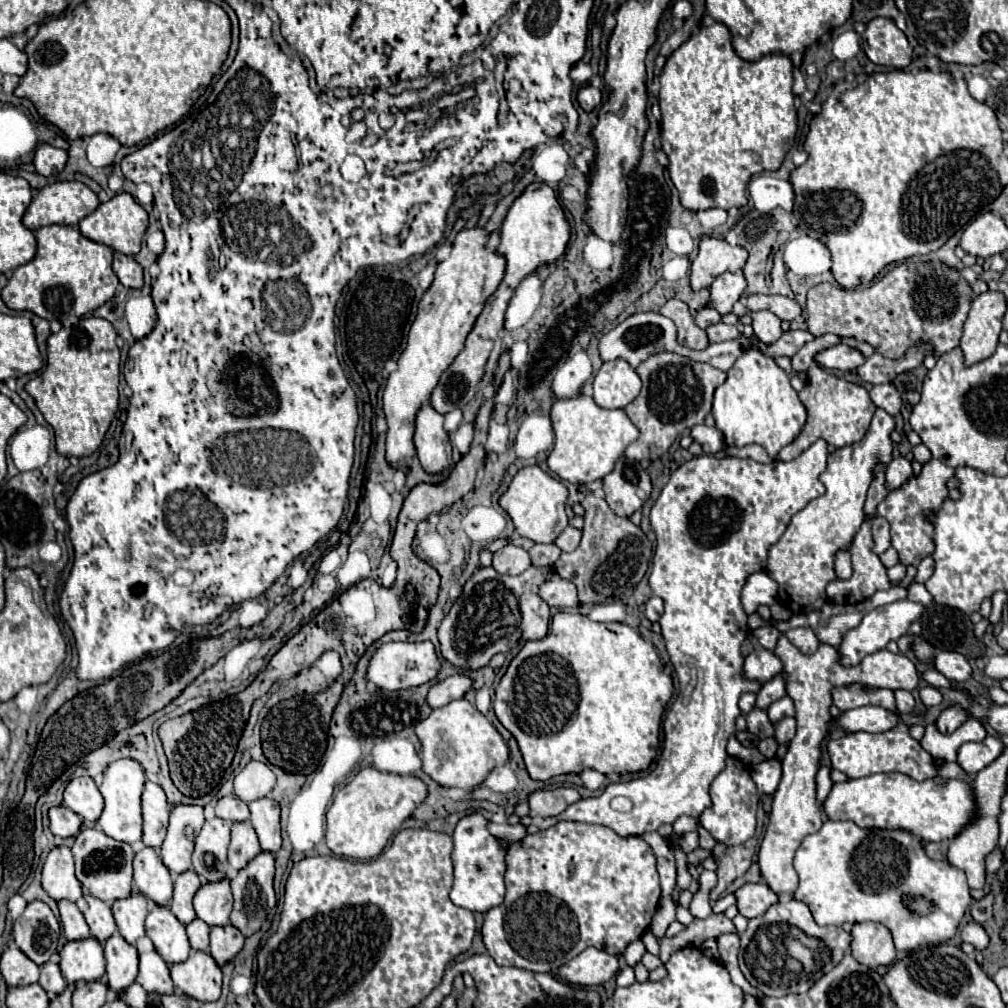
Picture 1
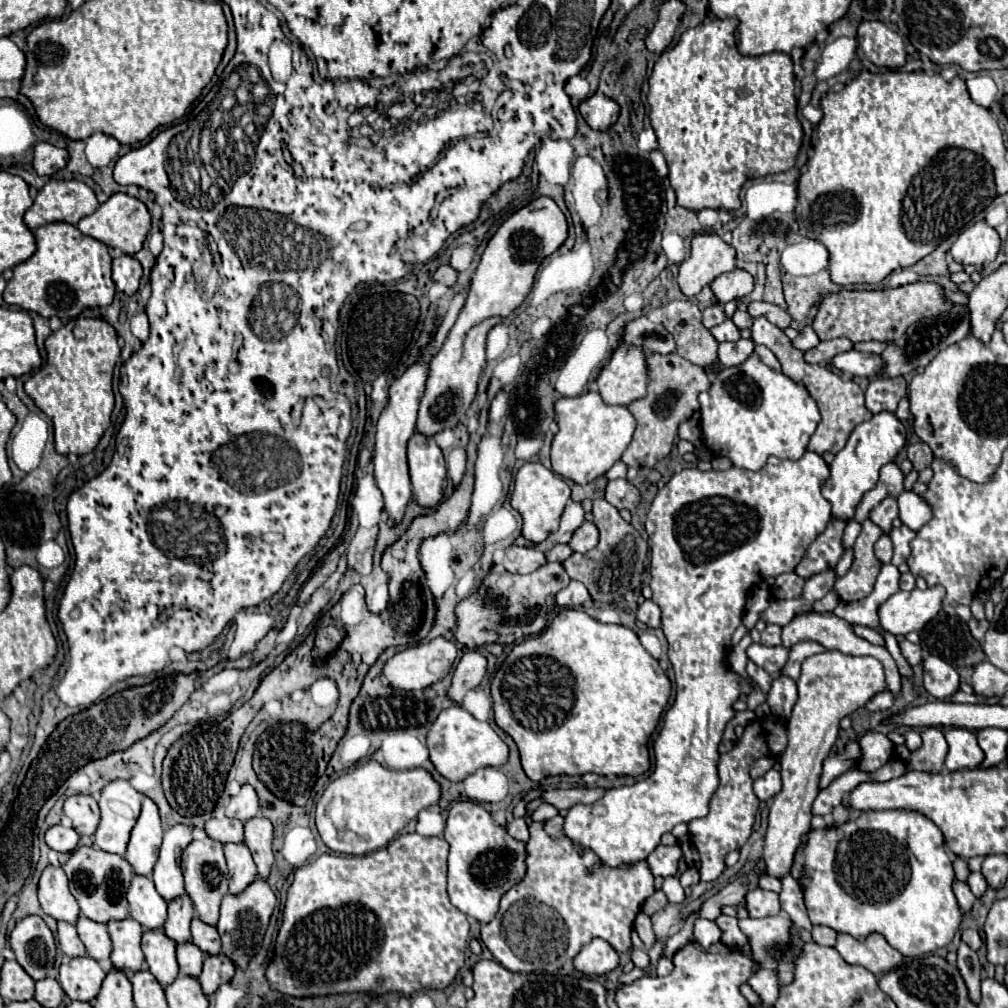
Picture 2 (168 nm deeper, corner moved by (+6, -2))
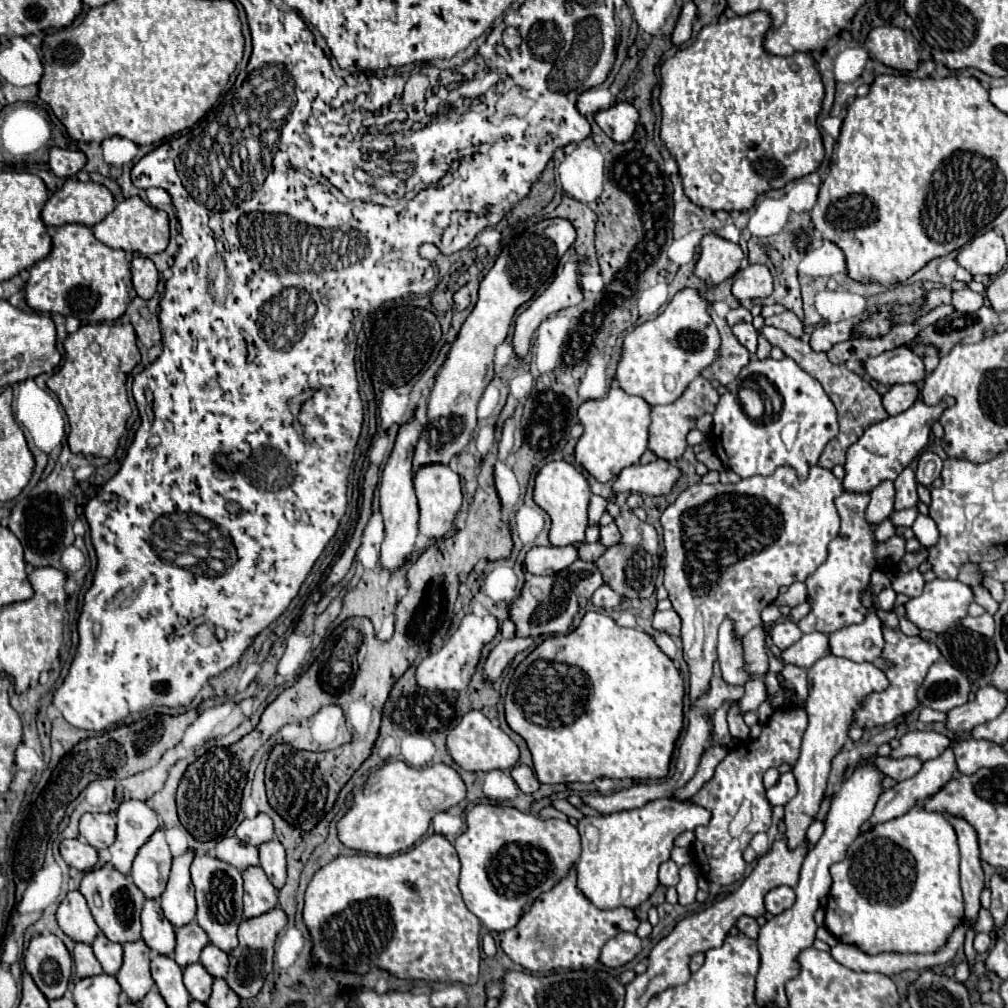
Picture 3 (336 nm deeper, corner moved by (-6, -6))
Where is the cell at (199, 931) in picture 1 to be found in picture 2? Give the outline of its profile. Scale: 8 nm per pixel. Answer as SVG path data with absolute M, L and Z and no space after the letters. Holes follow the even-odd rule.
M192 943L178 945L176 947L176 959L178 959L178 967L180 967L182 975L200 977L204 953L200 953L200 949L196 949L196 945L192 945Z

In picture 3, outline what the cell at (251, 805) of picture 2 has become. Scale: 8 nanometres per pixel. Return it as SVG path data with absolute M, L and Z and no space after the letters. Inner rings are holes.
M258 813L254 819L246 819L238 825L236 837L250 845L260 845L264 841L270 841L274 837L272 819L266 813Z

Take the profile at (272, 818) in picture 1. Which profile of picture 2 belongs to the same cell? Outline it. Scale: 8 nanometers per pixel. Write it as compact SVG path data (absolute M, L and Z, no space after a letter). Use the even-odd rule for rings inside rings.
M254 817L244 825L244 845L250 849L258 875L266 879L274 863L272 853L272 823L266 817Z

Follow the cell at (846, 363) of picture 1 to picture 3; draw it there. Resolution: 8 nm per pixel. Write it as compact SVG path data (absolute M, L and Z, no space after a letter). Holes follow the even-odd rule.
M908 347L890 349L888 353L870 357L864 361L864 369L872 379L884 385L918 383L926 375L922 359Z

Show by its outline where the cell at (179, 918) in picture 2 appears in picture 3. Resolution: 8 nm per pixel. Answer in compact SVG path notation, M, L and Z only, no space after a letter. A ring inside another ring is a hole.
M192 921L188 925L182 925L180 929L176 929L174 961L180 967L196 963L200 959L202 947L206 943L208 943L208 935L204 933L204 929L200 929L200 925L196 925L196 921Z

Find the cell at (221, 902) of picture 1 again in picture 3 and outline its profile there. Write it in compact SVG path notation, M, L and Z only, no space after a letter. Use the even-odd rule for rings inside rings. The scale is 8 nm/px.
M208 943L202 949L200 961L212 977L226 977L226 973L228 973L228 955L222 949L216 949L212 943Z

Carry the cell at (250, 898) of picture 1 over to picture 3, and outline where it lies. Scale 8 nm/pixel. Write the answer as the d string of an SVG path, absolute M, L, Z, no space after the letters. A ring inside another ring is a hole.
M276 907L276 909L270 909L268 913L262 913L260 917L242 919L242 923L238 925L238 941L240 943L230 953L230 969L228 969L226 981L228 981L230 989L234 989L238 993L240 999L254 997L262 989L266 975L272 971L276 935L286 927L286 923L288 923L286 913L280 907Z

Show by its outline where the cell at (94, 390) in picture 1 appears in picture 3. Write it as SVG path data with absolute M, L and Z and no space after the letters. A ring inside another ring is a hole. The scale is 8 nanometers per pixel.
M130 324L82 325L64 339L64 351L64 365L46 385L56 393L68 415L70 451L92 457L112 457L132 413L126 393L126 375L140 361L136 333Z

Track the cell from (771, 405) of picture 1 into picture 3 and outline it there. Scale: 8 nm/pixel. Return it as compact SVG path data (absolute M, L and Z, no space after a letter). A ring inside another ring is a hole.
M752 359L732 385L728 385L728 391L720 395L720 401L714 411L714 425L712 425L712 449L720 457L720 461L738 473L740 477L752 477L752 475L772 475L776 467L790 465L798 471L800 479L808 477L808 469L818 463L818 457L824 449L824 445L836 437L838 433L838 421L836 421L836 407L824 393L822 385L810 377L806 371L802 371L794 359ZM752 389L762 405L764 411L758 417L750 417L744 407L740 405L740 391ZM788 423L798 423L798 435L794 443L788 447L782 441L782 429Z

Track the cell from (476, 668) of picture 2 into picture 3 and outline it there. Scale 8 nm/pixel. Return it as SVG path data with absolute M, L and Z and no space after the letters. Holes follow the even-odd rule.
M514 637L510 641L500 641L492 651L490 655L486 657L486 663L484 663L484 669L482 669L482 677L484 677L484 683L492 685L504 671L504 667L514 659L516 653L524 651L528 645L532 645L534 639L522 639L522 637Z

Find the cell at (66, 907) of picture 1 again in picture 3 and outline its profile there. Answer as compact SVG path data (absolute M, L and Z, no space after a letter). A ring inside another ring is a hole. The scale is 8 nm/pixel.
M76 943L76 947L74 947L74 963L76 963L78 977L92 977L92 975L102 973L102 967L100 967L100 963L96 961L96 957L92 953L92 945Z

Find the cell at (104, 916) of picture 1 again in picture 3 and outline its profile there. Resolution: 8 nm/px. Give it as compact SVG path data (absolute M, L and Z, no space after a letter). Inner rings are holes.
M98 933L96 941L92 943L92 949L94 949L94 955L100 961L104 973L116 975L122 965L122 945L116 945L114 941L108 941L108 937L104 937L104 933Z

